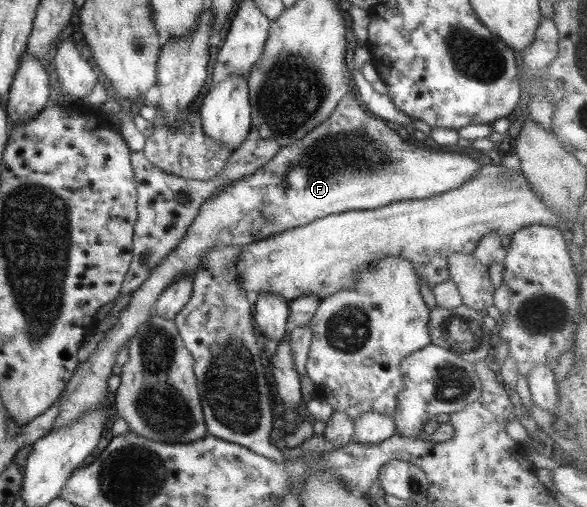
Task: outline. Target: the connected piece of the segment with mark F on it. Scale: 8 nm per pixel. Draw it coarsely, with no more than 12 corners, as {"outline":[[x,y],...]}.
{"outline":[[351,93],[206,199],[57,398],[109,395],[118,348],[214,244],[442,194],[482,168],[410,146]]}

